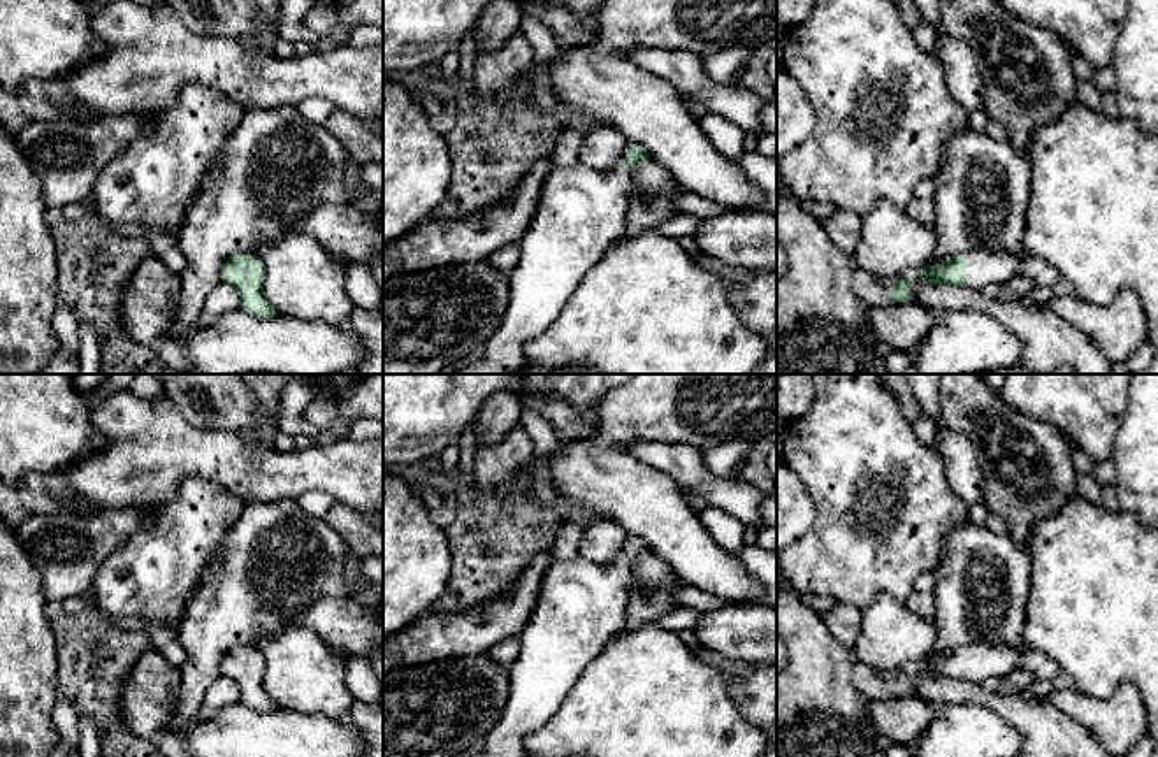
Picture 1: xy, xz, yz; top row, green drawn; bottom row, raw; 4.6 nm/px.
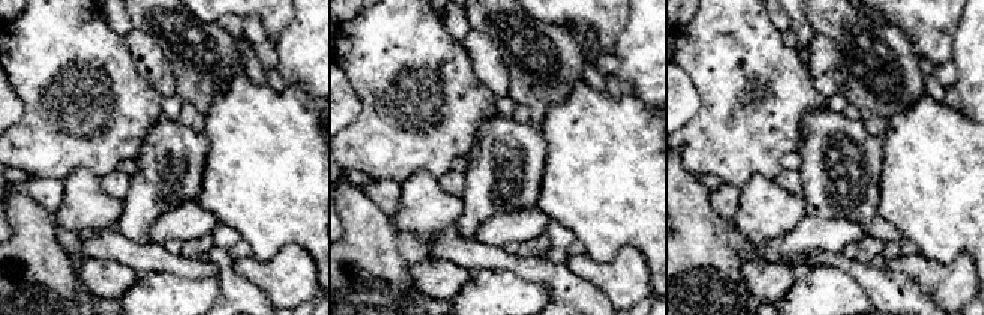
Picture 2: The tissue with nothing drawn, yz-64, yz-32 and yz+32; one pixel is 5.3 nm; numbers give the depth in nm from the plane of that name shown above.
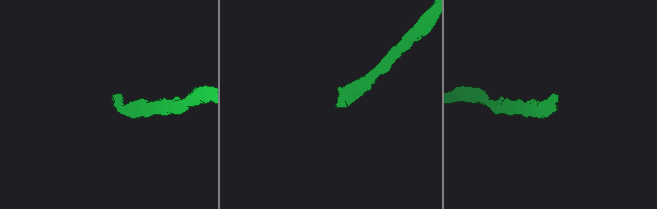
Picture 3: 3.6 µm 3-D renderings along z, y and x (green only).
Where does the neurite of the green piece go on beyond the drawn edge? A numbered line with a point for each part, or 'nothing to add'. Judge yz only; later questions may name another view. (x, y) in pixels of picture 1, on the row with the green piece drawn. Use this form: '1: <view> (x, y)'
1: yz (981, 267)

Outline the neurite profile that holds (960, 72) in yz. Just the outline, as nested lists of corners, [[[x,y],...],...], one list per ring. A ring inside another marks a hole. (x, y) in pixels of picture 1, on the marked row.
[[[944,37],[937,42],[935,56],[952,98],[968,112],[984,107],[986,91],[972,49],[963,40]]]

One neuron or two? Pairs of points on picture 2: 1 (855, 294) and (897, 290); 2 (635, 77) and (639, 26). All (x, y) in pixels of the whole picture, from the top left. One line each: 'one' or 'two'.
1: two
2: one

